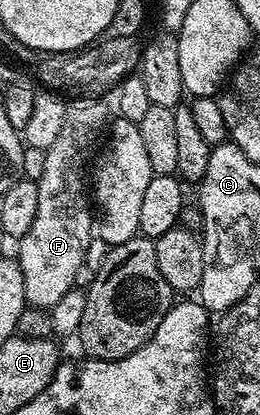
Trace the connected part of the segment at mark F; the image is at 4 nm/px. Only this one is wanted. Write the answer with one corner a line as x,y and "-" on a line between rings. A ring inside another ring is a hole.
94,97
75,99
65,111
65,123
61,127
53,147
46,149
44,171
37,187
37,215
33,227
18,238
17,260
25,279
25,295
28,306
50,311
70,289
76,288
79,272
87,261
87,252
93,241
93,205
89,200
89,166
109,129
109,114
102,100

